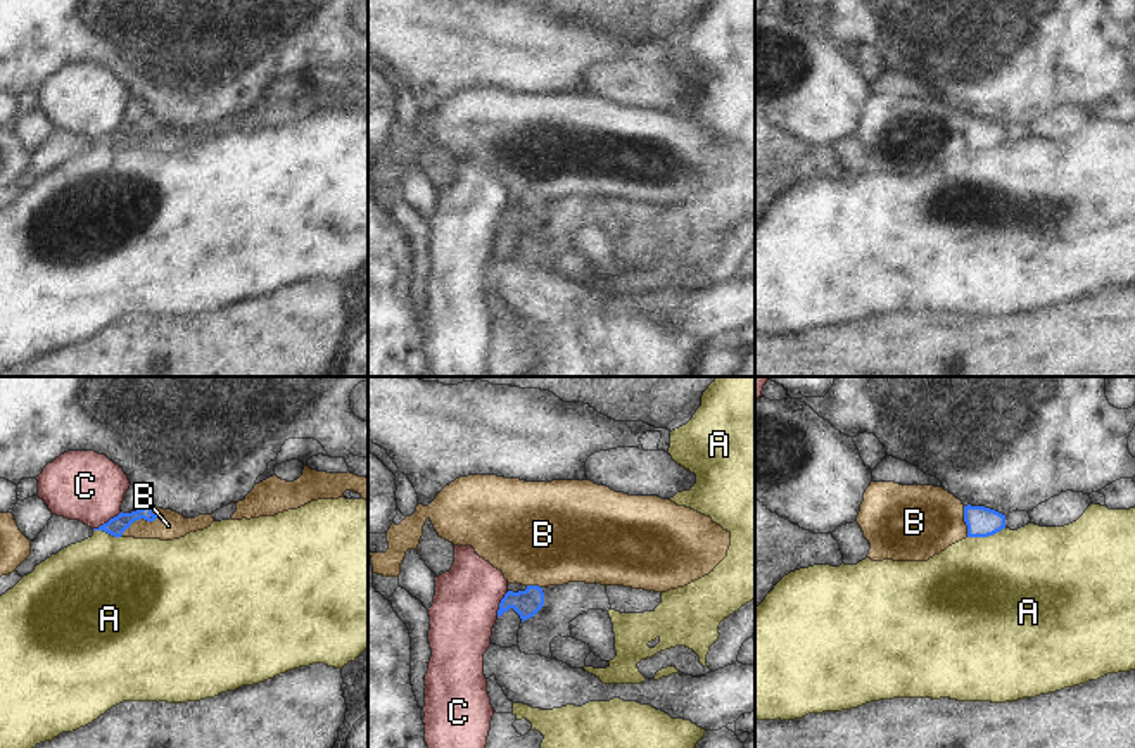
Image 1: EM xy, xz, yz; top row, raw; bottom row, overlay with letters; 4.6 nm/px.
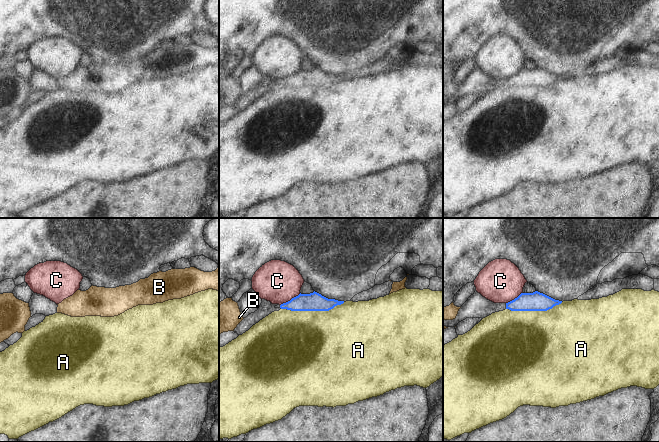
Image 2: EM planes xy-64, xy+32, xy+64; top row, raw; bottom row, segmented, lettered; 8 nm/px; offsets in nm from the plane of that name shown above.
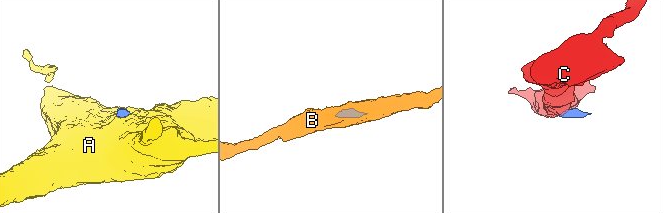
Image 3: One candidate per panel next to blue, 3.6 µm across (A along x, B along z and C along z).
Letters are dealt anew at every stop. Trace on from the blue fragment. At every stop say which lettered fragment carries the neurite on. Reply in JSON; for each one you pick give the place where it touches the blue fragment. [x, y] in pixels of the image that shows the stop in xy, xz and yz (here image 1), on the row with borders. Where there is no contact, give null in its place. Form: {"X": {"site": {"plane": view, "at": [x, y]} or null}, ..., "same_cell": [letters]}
{"same_cell": []}

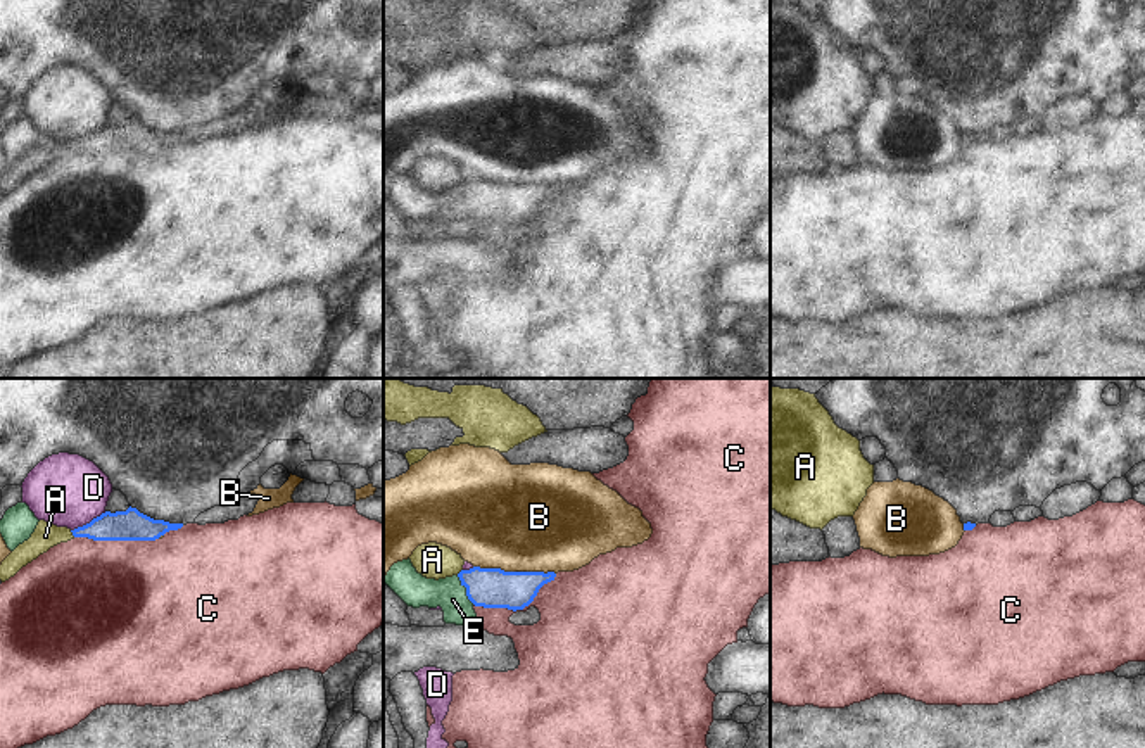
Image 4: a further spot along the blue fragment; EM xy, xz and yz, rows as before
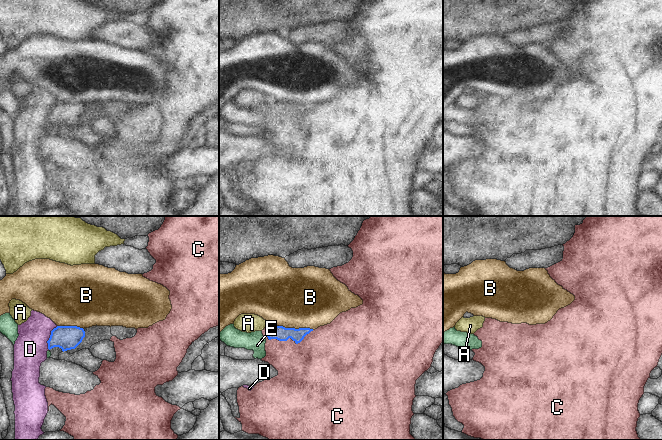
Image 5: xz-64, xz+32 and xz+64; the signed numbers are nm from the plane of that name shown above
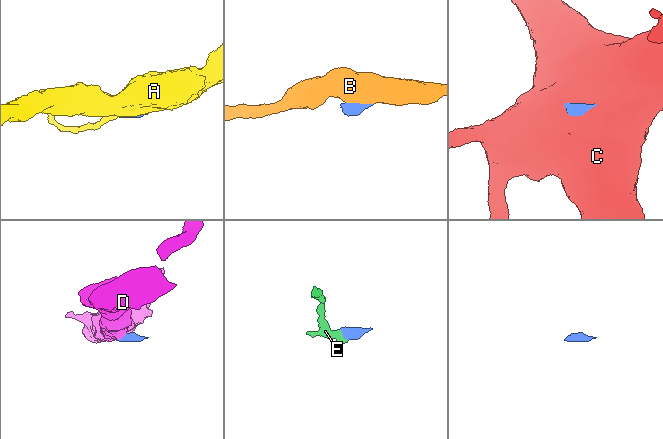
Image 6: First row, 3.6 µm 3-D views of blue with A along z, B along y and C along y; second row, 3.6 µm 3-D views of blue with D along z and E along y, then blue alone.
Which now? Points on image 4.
{"E": {"site": {"plane": "xz", "at": [467, 589]}}, "same_cell": ["E"]}

